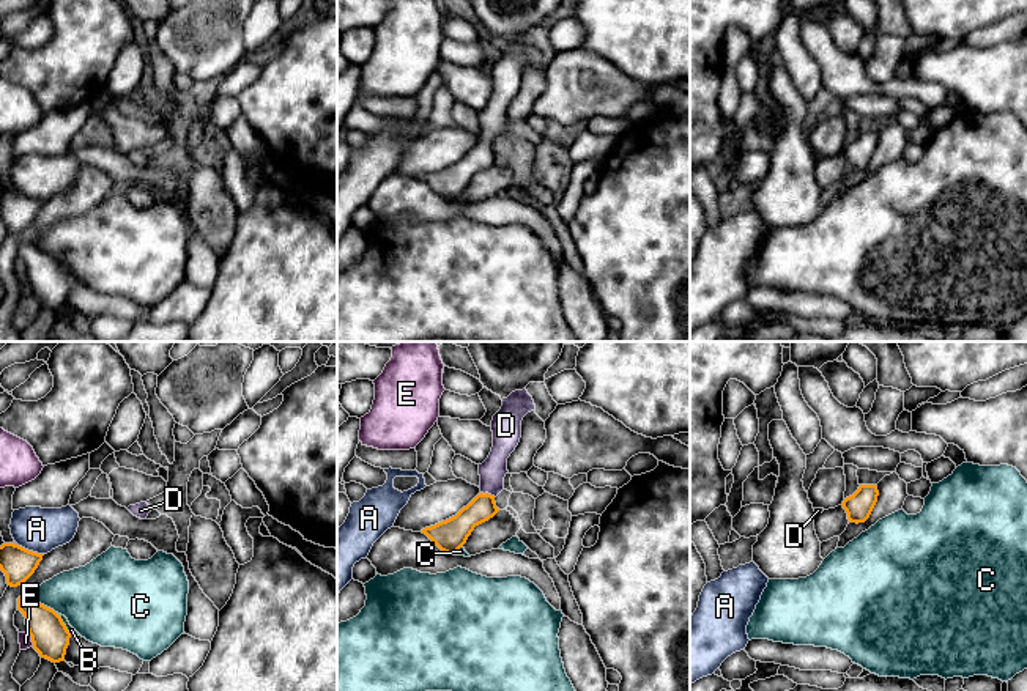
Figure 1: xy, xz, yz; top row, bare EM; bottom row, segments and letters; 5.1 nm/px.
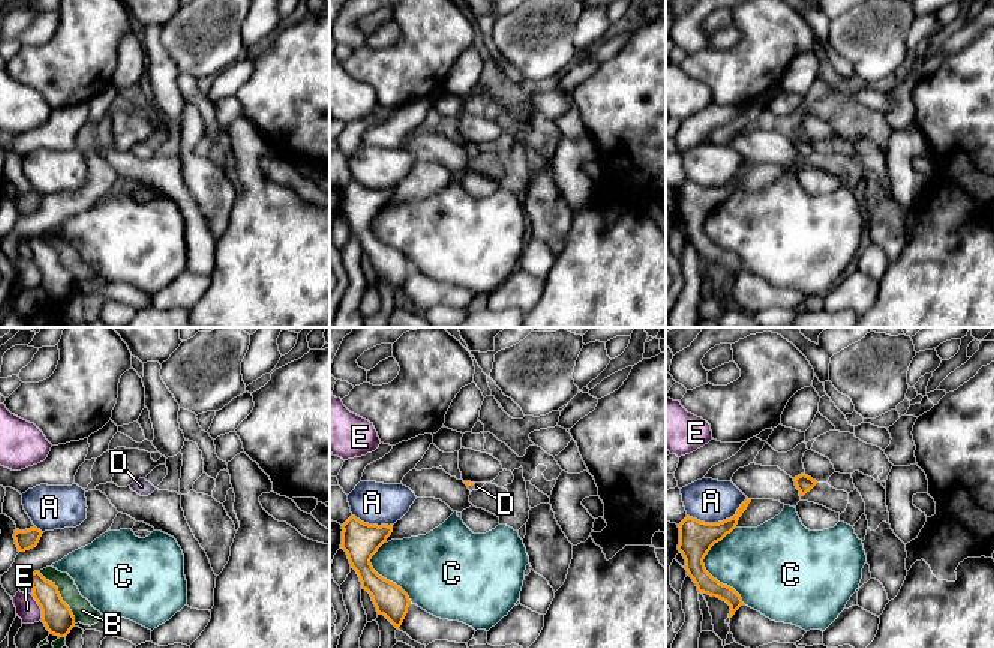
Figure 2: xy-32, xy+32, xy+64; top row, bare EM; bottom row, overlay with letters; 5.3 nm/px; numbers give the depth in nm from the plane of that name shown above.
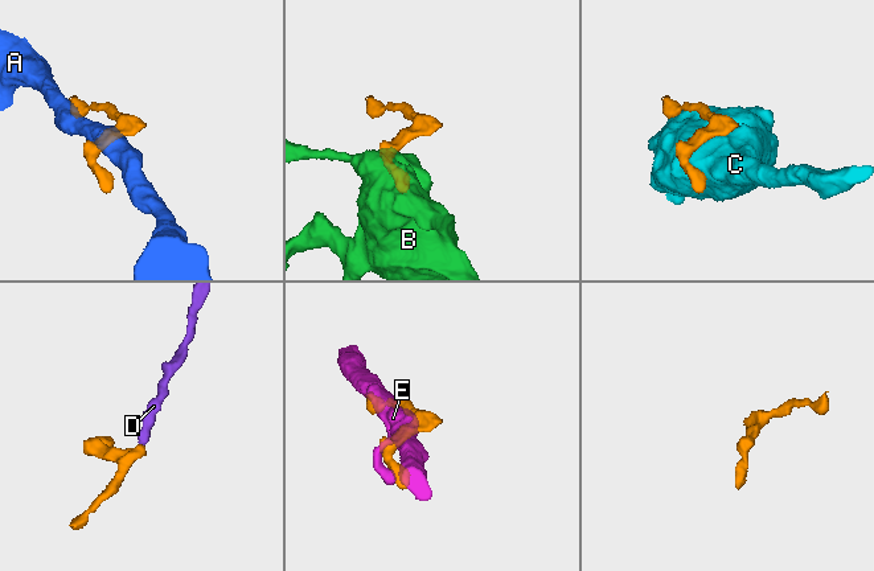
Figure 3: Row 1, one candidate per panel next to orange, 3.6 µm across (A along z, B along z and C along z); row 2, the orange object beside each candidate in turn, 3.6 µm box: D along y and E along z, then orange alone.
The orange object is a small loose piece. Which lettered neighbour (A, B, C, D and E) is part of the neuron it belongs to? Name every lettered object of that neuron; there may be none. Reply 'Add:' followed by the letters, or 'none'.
Add: D

